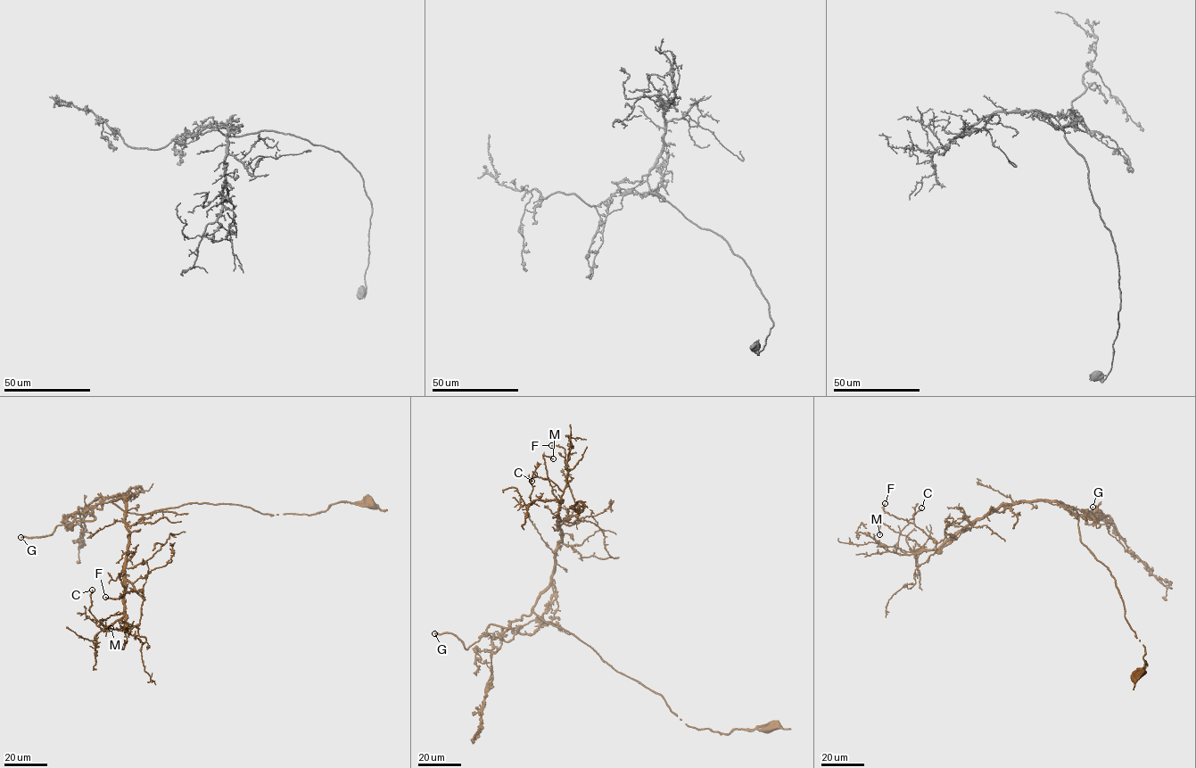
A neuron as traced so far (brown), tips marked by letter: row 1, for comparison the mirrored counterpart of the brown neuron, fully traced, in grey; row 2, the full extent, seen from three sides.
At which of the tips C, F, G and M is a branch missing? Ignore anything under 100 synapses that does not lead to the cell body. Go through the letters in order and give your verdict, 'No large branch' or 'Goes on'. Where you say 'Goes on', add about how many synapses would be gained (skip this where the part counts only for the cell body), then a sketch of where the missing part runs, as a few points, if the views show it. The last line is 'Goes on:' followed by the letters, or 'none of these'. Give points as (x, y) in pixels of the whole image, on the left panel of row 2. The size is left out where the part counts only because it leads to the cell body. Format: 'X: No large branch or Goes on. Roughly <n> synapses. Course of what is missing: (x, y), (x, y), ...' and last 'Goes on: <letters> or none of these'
C: No large branch
F: No large branch
G: Goes on. Roughly 450 synapses
M: No large branch
Goes on: G

